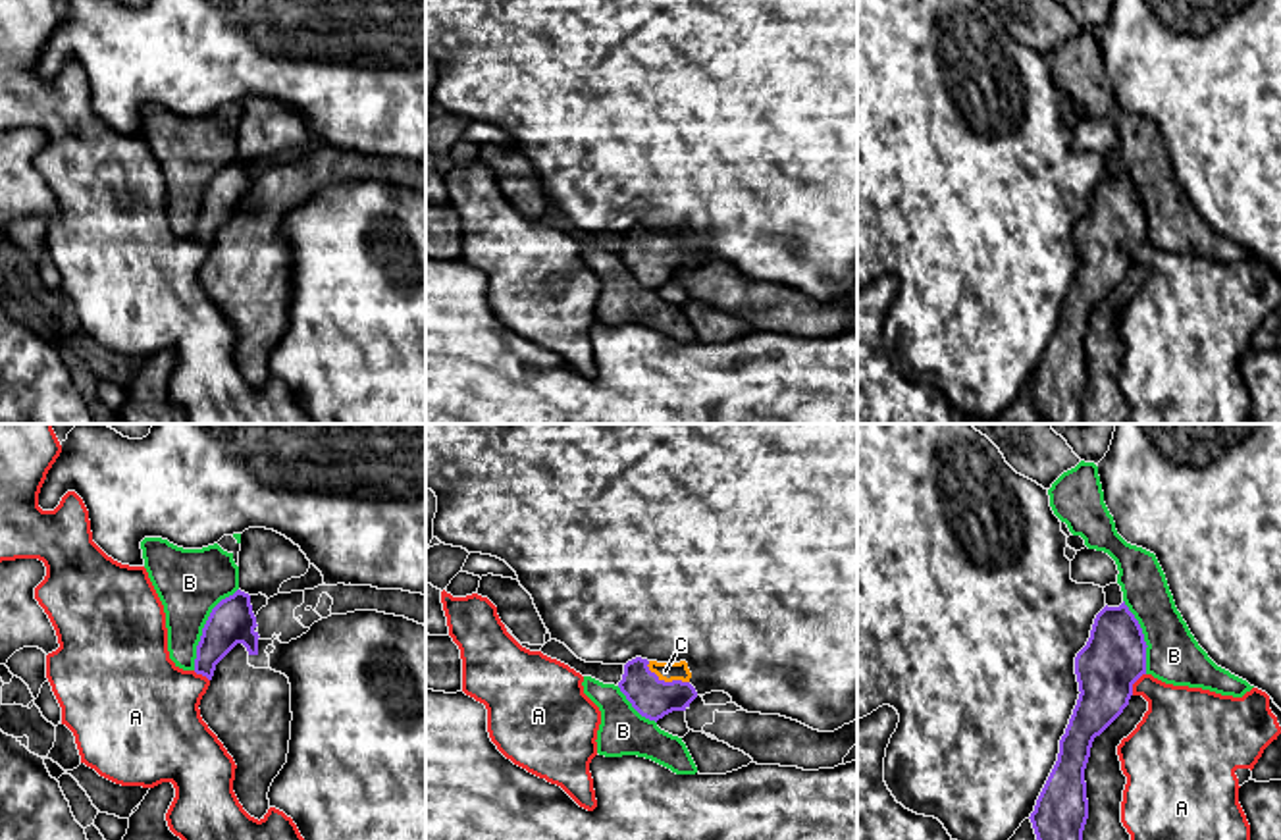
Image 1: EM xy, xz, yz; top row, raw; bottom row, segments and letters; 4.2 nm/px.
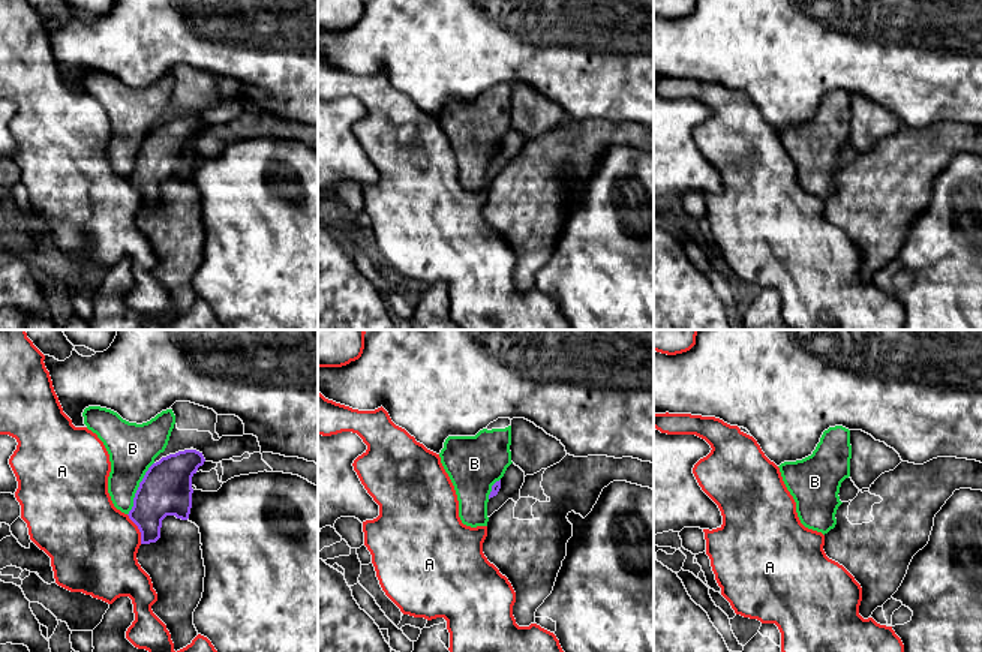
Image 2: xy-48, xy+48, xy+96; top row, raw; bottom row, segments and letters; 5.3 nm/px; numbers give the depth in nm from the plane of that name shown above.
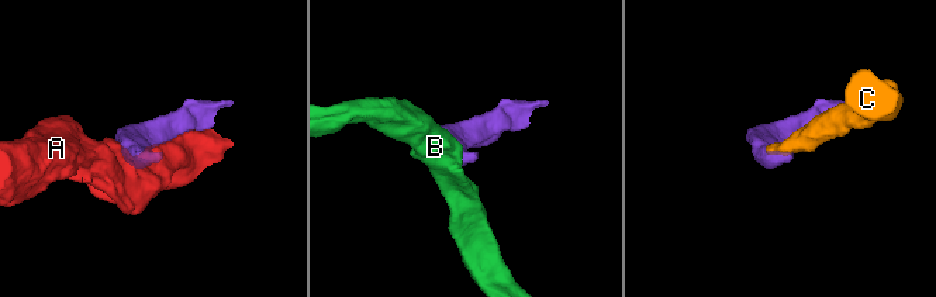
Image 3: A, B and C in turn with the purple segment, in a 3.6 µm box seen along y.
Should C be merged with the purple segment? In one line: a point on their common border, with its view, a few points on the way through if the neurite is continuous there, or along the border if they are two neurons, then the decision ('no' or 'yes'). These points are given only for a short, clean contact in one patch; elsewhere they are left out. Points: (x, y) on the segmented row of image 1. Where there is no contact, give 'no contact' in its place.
meets purple in xz at (667, 682); runs through xz (652, 698), (667, 682), (665, 671); yes

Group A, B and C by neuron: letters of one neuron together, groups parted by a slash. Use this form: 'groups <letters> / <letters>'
groups A / B / C

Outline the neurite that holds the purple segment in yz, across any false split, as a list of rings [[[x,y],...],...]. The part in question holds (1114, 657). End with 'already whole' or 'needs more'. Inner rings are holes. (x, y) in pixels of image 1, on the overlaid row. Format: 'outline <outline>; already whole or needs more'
outline [[[1125,601],[1119,607],[1104,607],[1092,624],[1086,645],[1075,657],[1079,699],[1059,740],[1058,761],[1036,800],[1031,823],[1036,840],[1083,840],[1088,819],[1085,769],[1090,748],[1129,705],[1133,684],[1146,674],[1146,642],[1142,628]]]; already whole

